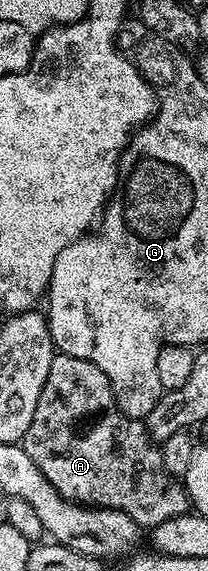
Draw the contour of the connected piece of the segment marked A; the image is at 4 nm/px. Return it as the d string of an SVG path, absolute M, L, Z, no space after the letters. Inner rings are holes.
M54 354L51 370L47 372L47 381L43 385L43 393L39 393L39 405L35 405L35 417L31 421L31 429L27 429L23 446L27 457L31 457L31 461L35 461L39 473L43 473L43 477L47 481L51 481L51 485L57 490L58 494L70 503L82 503L87 507L106 507L107 509L122 511L127 513L127 517L131 517L131 521L135 521L138 528L141 529L151 529L155 525L159 525L159 521L171 521L171 517L179 517L190 510L189 494L174 476L167 473L161 456L161 448L149 436L149 430L145 427L144 422L140 419L129 419L122 413L116 397L113 396L111 381L107 377L107 373L103 373L103 369L99 369L99 365L95 365L91 361L83 361L83 357Z

